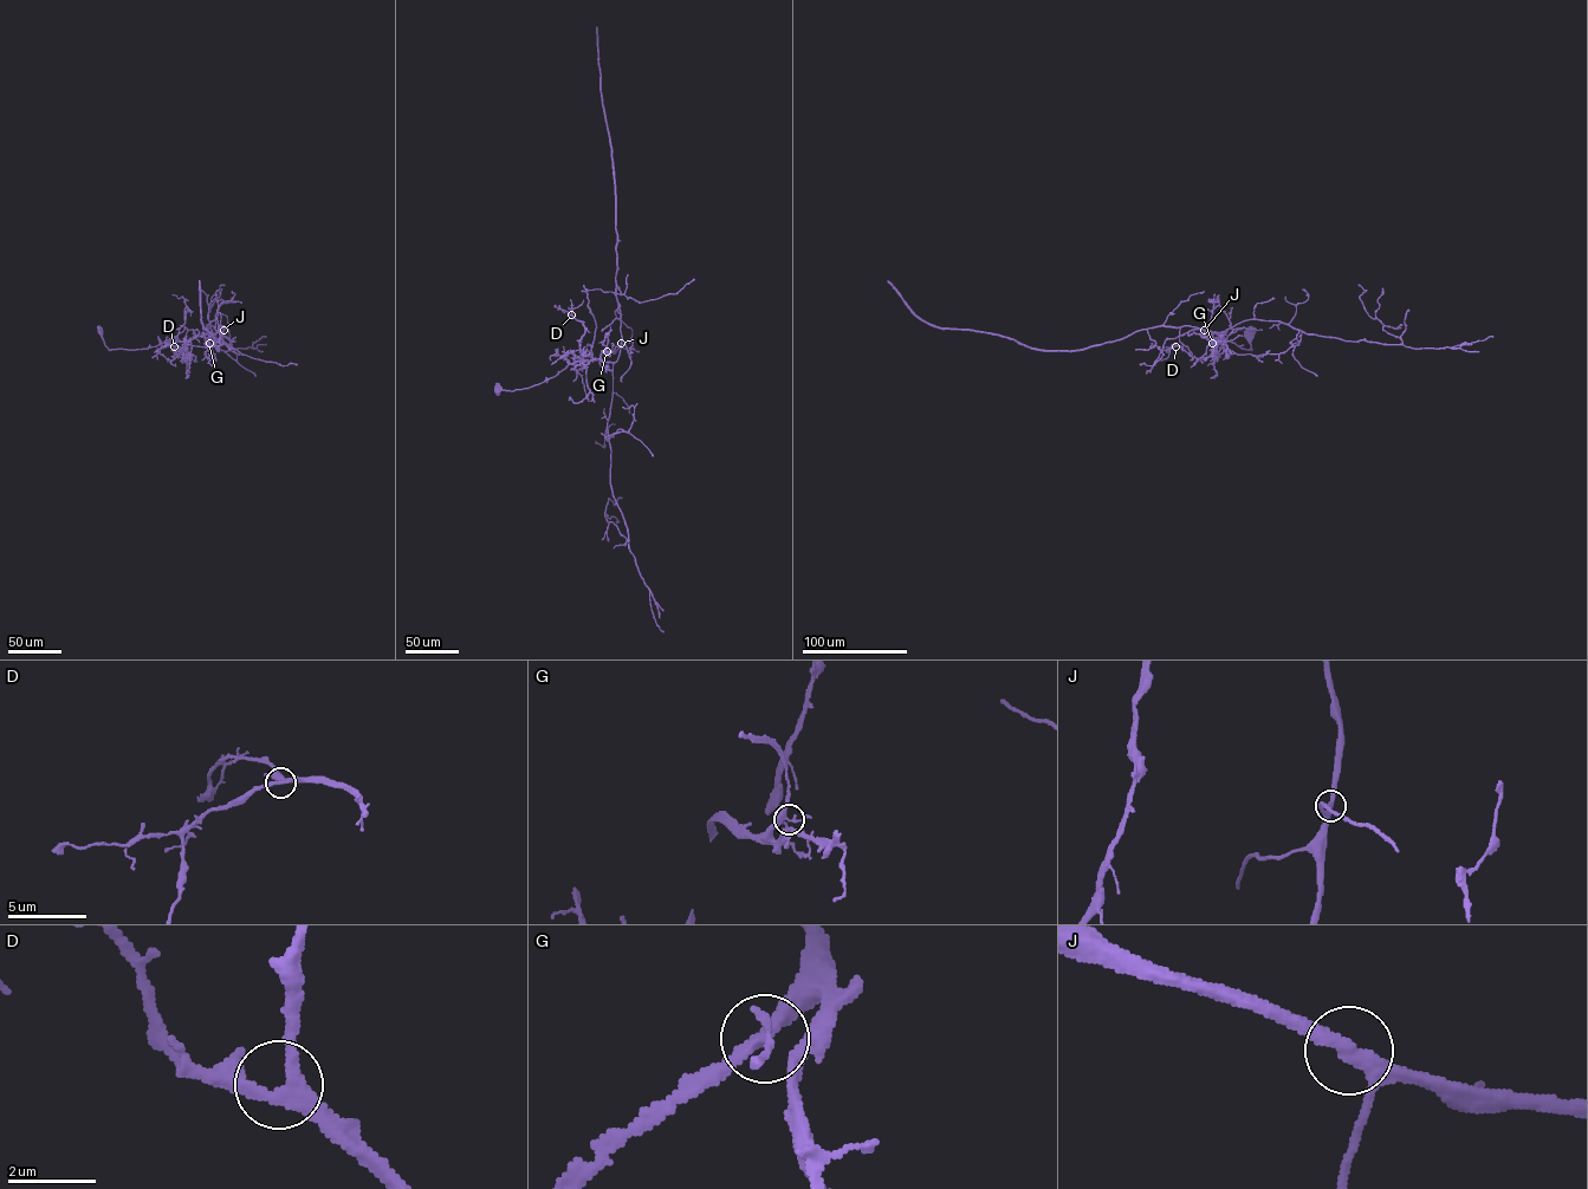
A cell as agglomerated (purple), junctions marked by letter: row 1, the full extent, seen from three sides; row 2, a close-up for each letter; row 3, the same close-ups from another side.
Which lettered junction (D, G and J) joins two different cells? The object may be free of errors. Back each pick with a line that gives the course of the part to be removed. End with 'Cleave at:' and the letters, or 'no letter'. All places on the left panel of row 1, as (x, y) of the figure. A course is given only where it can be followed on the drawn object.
Cleave at: no letter

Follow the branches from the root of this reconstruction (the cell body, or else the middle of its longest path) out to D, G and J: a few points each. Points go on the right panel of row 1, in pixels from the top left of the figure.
D: (1251, 331), (1251, 350), (1224, 339), (1210, 356), (1197, 358), (1175, 346)
G: (1251, 331), (1251, 350), (1222, 340), (1217, 333), (1212, 335), (1212, 343)
J: (1251, 331), (1251, 350), (1222, 340), (1223, 332), (1204, 330)

